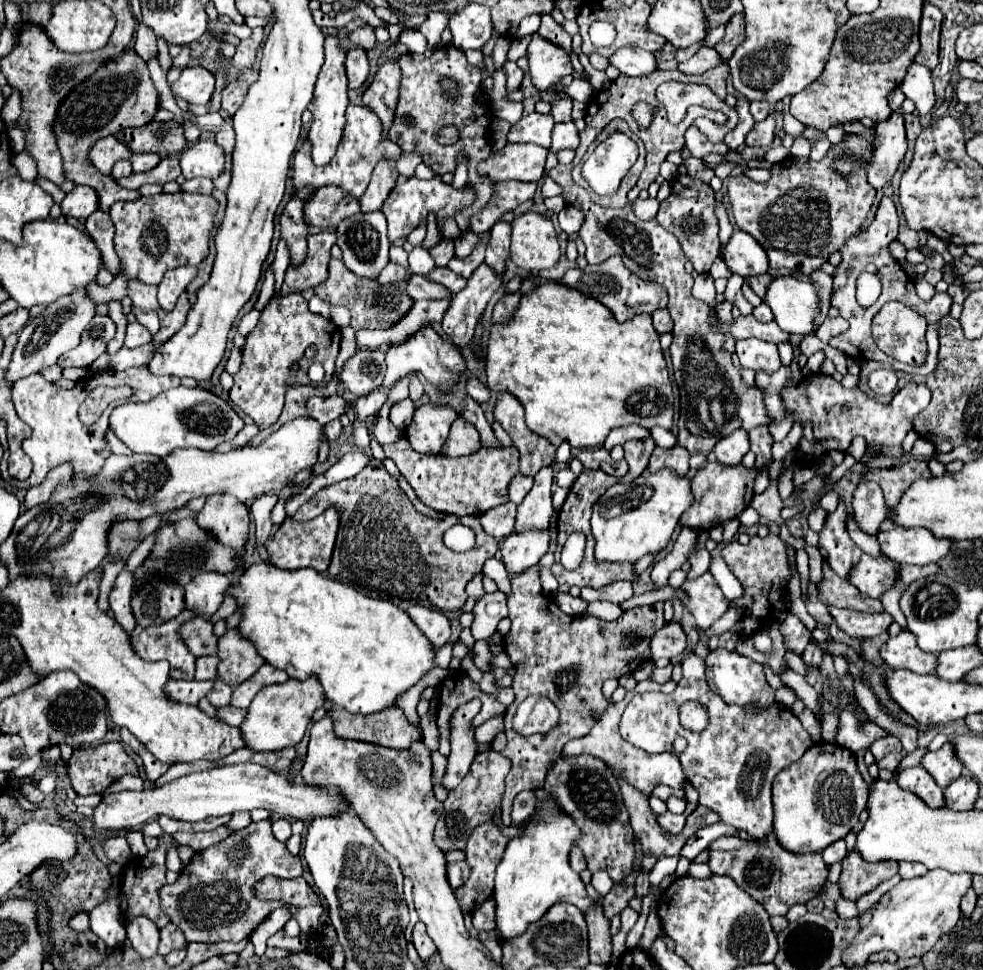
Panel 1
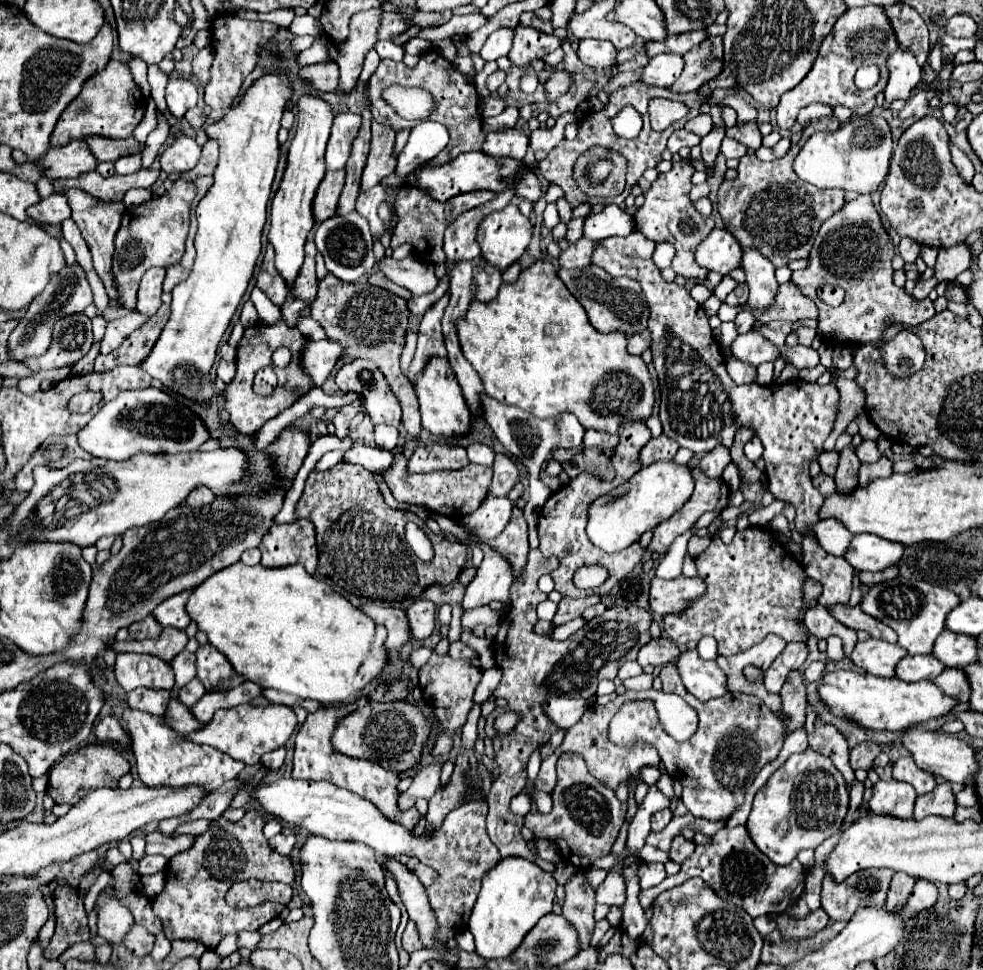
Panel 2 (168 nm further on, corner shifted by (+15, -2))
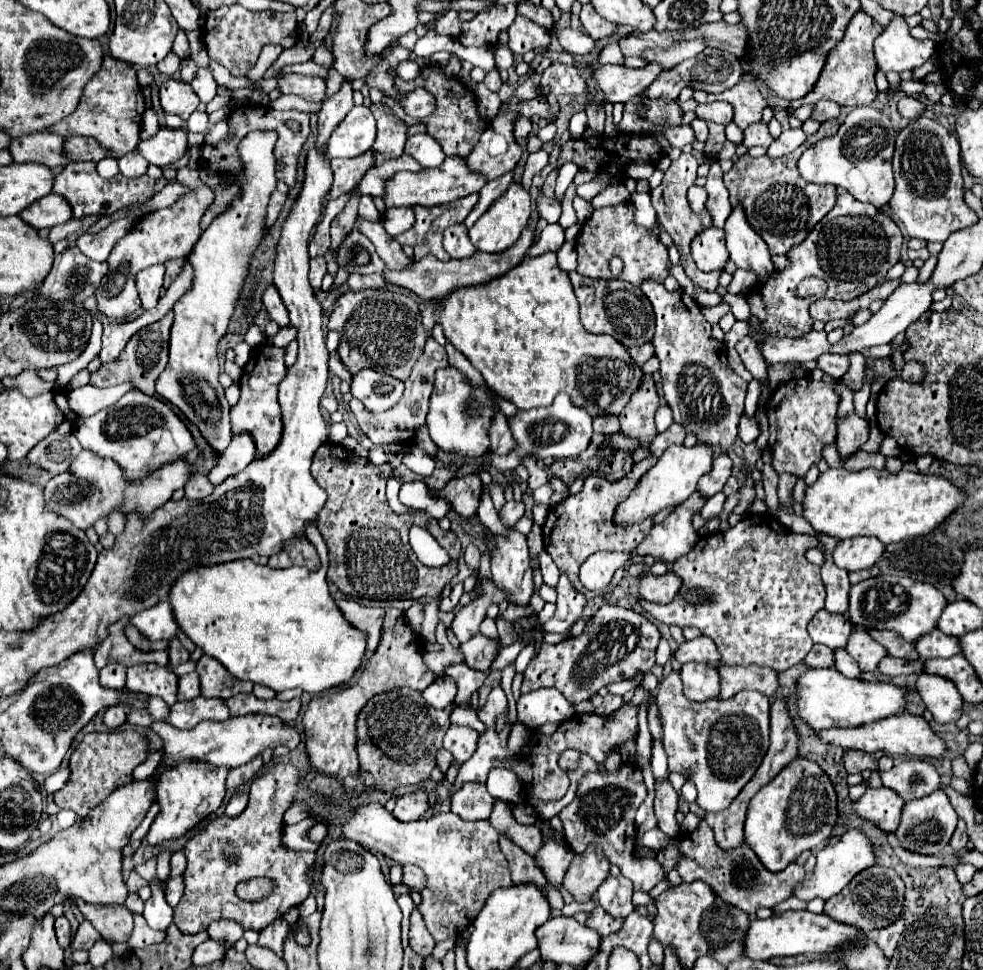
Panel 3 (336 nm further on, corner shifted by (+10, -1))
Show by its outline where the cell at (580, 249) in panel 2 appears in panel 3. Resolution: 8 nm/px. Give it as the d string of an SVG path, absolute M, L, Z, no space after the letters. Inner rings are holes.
M630 202L618 206L606 206L594 210L590 220L582 226L582 232L576 240L578 252L578 274L590 278L612 278L608 270L608 262L612 256L620 256L624 260L624 272L620 280L626 280L634 286L640 286L642 280L654 278L662 282L668 276L668 250L662 242L658 242L648 230L638 228L634 224L634 208Z

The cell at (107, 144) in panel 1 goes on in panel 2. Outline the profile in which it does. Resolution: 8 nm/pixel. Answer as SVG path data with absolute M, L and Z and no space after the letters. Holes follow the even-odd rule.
M73 141L63 147L49 147L45 155L35 163L43 169L43 175L47 179L73 177L97 167L93 153L89 147L85 147L83 141Z

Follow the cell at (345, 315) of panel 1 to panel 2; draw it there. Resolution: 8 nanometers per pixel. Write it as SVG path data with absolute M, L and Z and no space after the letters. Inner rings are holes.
M307 241L304 247L305 263L297 277L297 287L293 287L293 297L313 303L317 295L317 277L315 277L315 255L318 251L313 241Z

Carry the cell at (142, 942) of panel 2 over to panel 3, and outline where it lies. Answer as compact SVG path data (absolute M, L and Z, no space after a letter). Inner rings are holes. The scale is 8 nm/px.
M72 898L72 900L76 900L76 906L84 914L84 918L88 918L92 922L92 926L98 930L98 934L102 938L112 940L112 942L128 942L130 940L134 922L132 922L132 912L128 908L96 906L96 904L82 902L78 898Z

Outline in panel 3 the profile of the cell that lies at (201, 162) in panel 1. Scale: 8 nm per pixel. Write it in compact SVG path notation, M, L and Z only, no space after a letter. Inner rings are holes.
M162 126L156 136L140 142L138 150L142 152L142 156L150 164L164 168L164 166L178 162L186 154L188 138L186 138L186 132L182 128L172 130L172 128Z

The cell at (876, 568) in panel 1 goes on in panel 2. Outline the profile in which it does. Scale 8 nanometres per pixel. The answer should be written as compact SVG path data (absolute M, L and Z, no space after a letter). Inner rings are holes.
M805 537L801 547L805 573L823 585L819 605L829 609L835 603L847 603L853 587L853 567L843 557L829 555L813 537Z

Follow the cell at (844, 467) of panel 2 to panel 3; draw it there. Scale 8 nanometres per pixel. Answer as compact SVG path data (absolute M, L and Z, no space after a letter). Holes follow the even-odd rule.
M856 414L840 418L838 420L838 438L836 438L836 446L838 446L838 454L842 460L850 458L852 452L858 452L866 442L868 442L868 422L866 418L860 418Z

